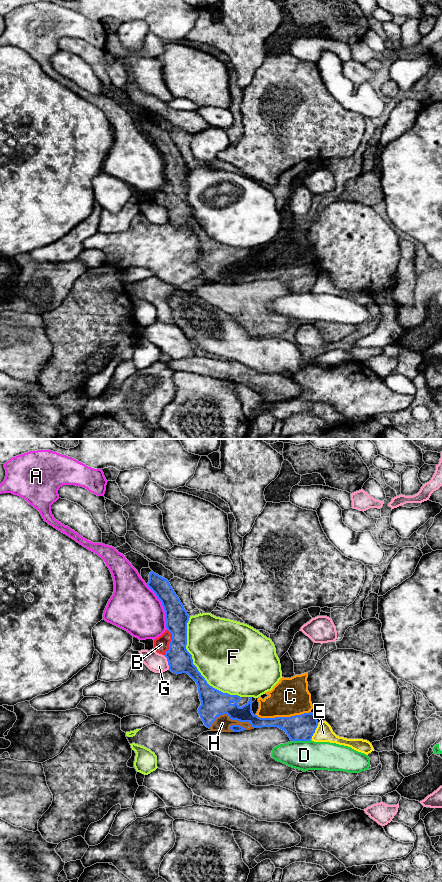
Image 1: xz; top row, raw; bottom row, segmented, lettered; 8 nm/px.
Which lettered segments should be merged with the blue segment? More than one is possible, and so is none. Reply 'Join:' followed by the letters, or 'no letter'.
Join: B, C, H

